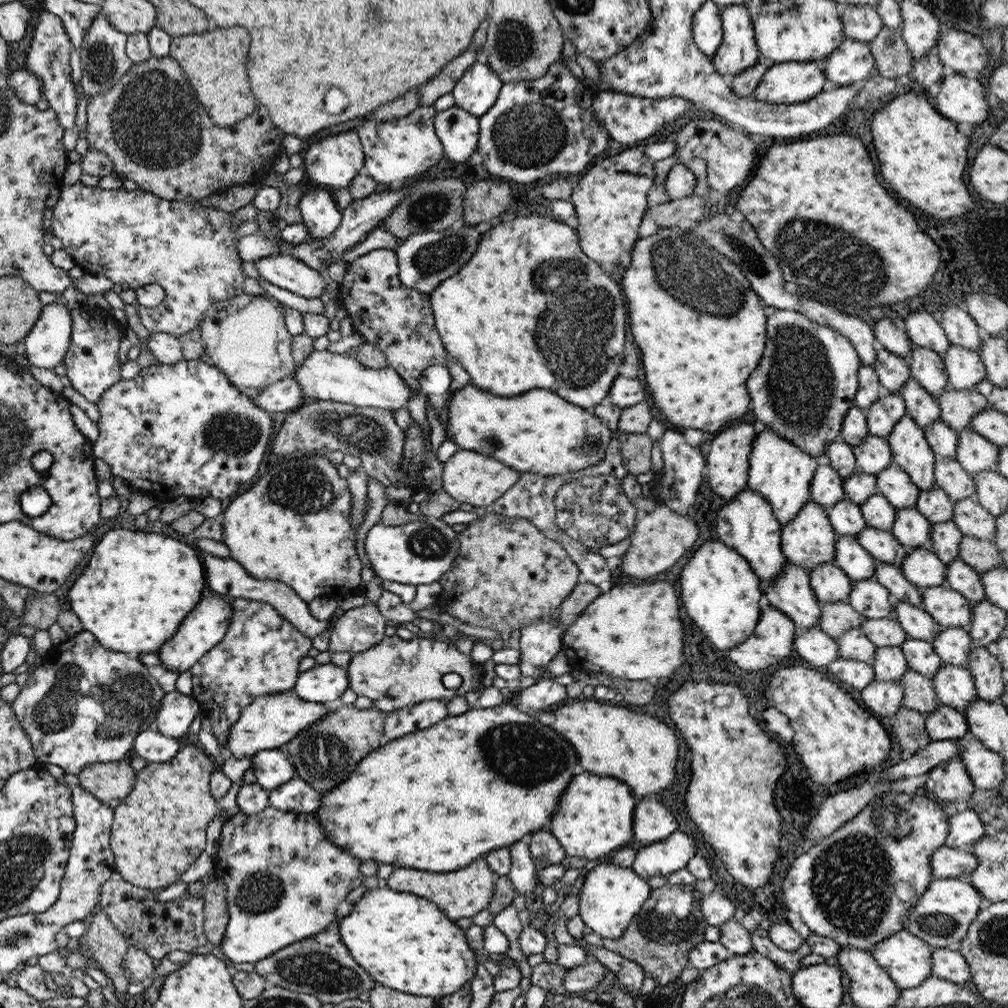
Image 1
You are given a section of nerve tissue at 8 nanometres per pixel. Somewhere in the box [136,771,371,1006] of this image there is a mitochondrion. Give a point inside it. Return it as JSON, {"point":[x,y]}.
{"point":[316,970]}

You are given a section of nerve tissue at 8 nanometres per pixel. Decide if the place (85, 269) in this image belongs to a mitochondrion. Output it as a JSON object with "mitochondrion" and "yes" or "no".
{"mitochondrion":"no"}

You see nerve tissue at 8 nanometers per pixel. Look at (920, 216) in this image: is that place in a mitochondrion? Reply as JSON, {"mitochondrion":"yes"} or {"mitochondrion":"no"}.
{"mitochondrion":"no"}

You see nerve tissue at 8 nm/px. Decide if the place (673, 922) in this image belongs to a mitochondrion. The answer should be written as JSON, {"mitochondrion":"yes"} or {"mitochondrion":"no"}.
{"mitochondrion":"yes"}

